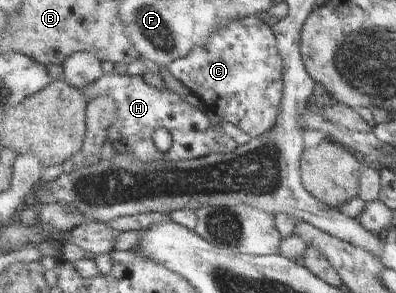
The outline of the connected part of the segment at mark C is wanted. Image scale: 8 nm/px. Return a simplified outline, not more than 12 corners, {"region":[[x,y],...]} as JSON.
{"region":[[228,22],[167,70],[251,139],[276,126],[271,24]]}

